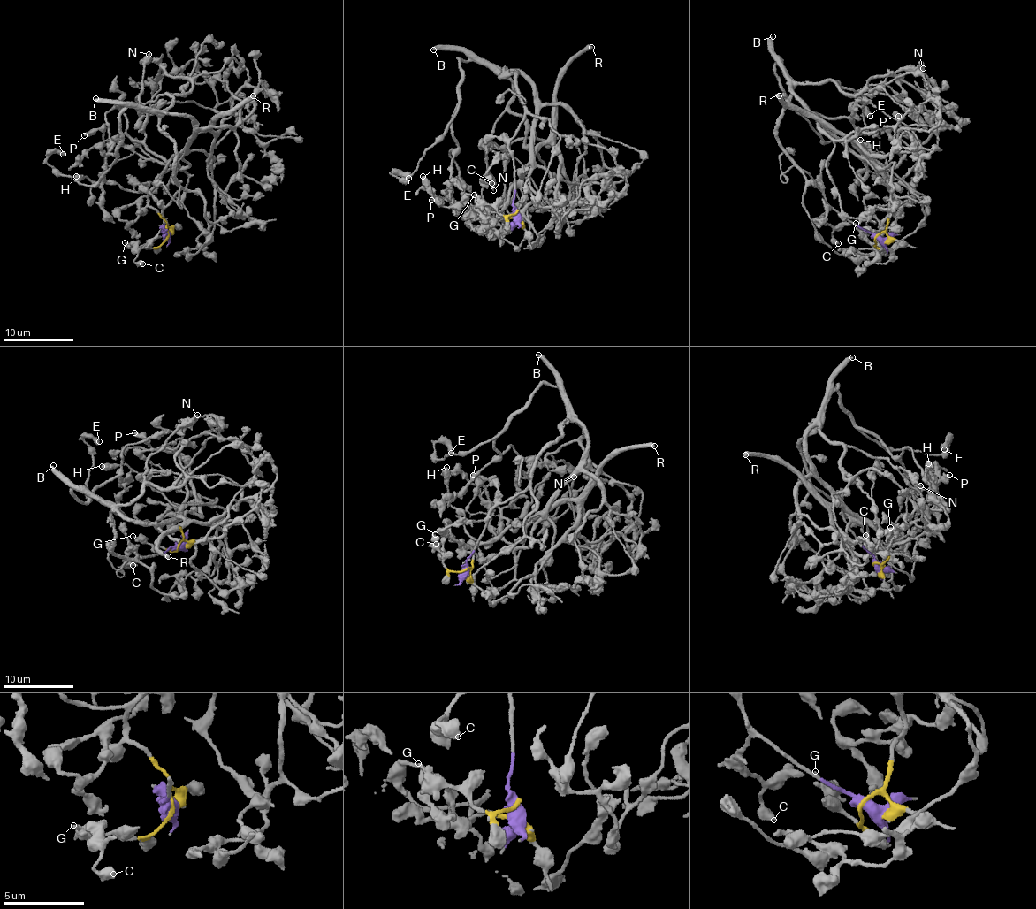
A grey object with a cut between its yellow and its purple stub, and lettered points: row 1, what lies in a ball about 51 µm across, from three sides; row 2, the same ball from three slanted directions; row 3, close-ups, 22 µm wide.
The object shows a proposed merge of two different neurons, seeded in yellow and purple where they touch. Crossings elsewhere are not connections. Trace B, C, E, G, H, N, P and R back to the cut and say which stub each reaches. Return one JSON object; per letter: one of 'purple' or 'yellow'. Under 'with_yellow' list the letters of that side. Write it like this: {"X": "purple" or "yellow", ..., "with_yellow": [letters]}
{"B": "purple", "C": "purple", "E": "purple", "G": "yellow", "H": "yellow", "N": "purple", "P": "yellow", "R": "yellow", "with_yellow": ["G", "H", "P", "R"]}

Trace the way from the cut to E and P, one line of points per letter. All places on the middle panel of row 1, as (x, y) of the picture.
E: (517, 210), (515, 70), (498, 78), (460, 58), (460, 103), (418, 166), (392, 175), (409, 178)
P: (517, 210), (497, 219), (514, 187), (514, 196), (507, 202), (479, 214), (461, 213), (445, 196), (431, 201)

